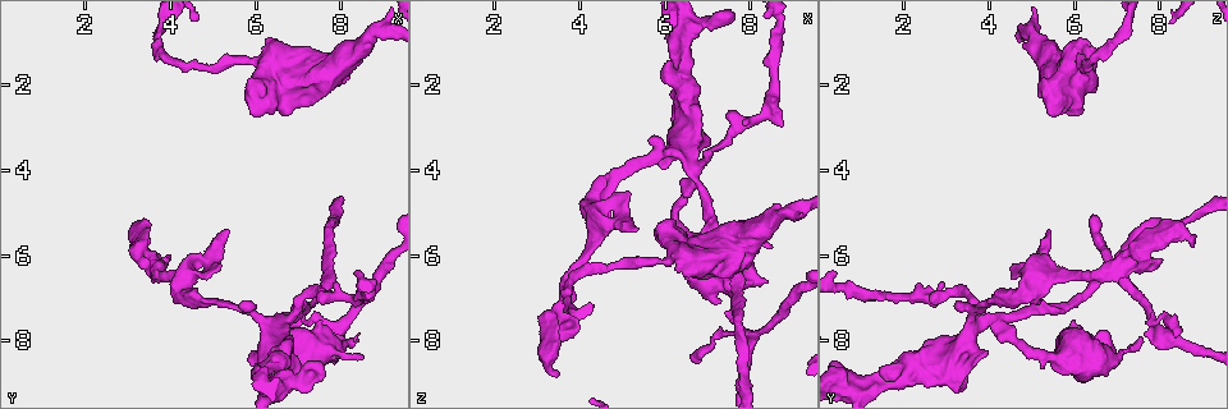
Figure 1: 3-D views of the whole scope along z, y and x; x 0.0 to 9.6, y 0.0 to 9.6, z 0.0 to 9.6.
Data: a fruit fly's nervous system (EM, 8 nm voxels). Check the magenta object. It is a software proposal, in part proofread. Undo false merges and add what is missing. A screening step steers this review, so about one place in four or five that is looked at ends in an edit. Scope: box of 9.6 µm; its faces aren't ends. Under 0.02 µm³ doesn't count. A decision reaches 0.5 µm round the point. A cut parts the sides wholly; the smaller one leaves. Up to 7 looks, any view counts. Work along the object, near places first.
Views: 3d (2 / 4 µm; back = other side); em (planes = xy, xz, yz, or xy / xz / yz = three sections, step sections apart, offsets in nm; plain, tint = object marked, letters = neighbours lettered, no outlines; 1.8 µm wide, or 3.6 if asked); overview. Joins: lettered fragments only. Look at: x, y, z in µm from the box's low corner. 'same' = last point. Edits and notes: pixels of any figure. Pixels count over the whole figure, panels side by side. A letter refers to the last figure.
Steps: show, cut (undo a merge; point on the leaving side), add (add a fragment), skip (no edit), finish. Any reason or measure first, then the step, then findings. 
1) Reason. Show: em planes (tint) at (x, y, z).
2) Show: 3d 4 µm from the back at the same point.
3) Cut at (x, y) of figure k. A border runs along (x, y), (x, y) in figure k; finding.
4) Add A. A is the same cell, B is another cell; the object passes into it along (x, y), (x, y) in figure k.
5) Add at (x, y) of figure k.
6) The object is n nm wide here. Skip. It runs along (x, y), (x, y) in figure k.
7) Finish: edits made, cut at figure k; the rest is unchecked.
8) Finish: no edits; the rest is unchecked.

Show: em yz step 16 (tint) at (3.65, 6.20, 7.05).

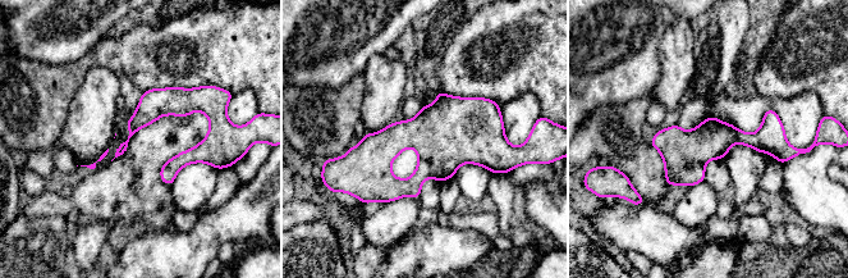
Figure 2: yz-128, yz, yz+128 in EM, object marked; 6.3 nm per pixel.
Show: em yz step 16 (letters) at the same point.

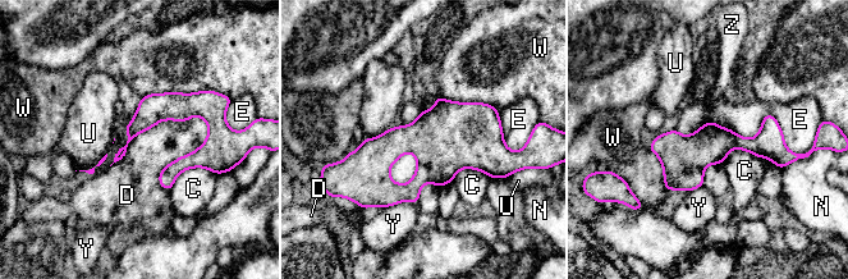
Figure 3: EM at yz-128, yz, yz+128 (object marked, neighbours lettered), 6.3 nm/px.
The object is 90 nm wide here. Skip. C, D, E, N, U, W, Y and Z are other cells; it runs along (652, 147), (741, 142), (783, 155) in figure 3; all the same neuron.

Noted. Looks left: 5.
Thick turns thin. Show: em 3.6 µm planes (letters) at (6.35, 8.35, 5.40).

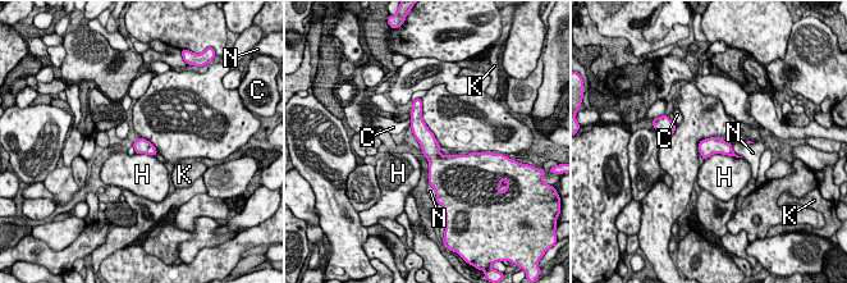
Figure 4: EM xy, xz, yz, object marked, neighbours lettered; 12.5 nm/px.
The longest contact is with H, 480 nm. Skip. C, H, K and N are other cells; it runs along (416, 109), (435, 179) in figure 4; one neuron here.

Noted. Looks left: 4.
Looks like a crossing. Show: 3d 4 µm at (6.50, 7.60, 3.85).

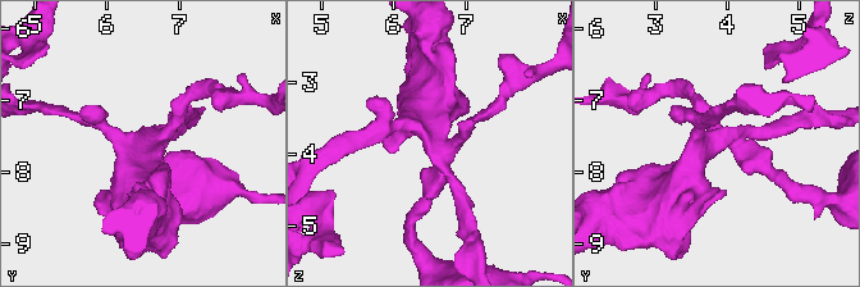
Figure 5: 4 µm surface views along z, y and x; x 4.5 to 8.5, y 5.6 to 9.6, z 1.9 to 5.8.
Show: em planes (tint) at (6.55, 7.60, 3.80).

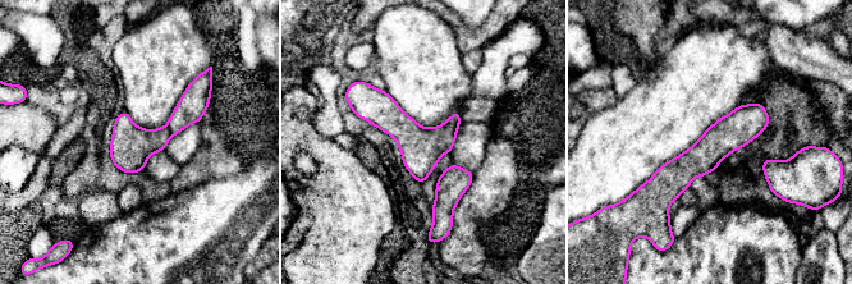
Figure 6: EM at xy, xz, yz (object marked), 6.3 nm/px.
See the neighbours. Show: em planes (letters) at the same point.

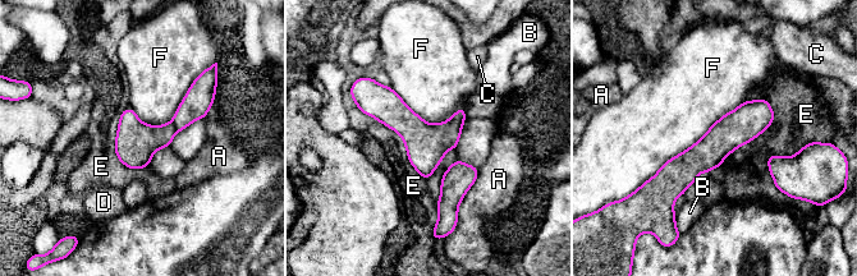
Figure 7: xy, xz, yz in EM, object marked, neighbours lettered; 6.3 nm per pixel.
Cut at (137, 141) of figure 7. A, B, C, D, E and F are other cells; the part that leaves runs along (765, 104), (669, 183), (656, 187) in figure 7; a second neuron is stuck on.

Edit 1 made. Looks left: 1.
Finish: edits made, cut at figure 7; the rest is unchecked.

